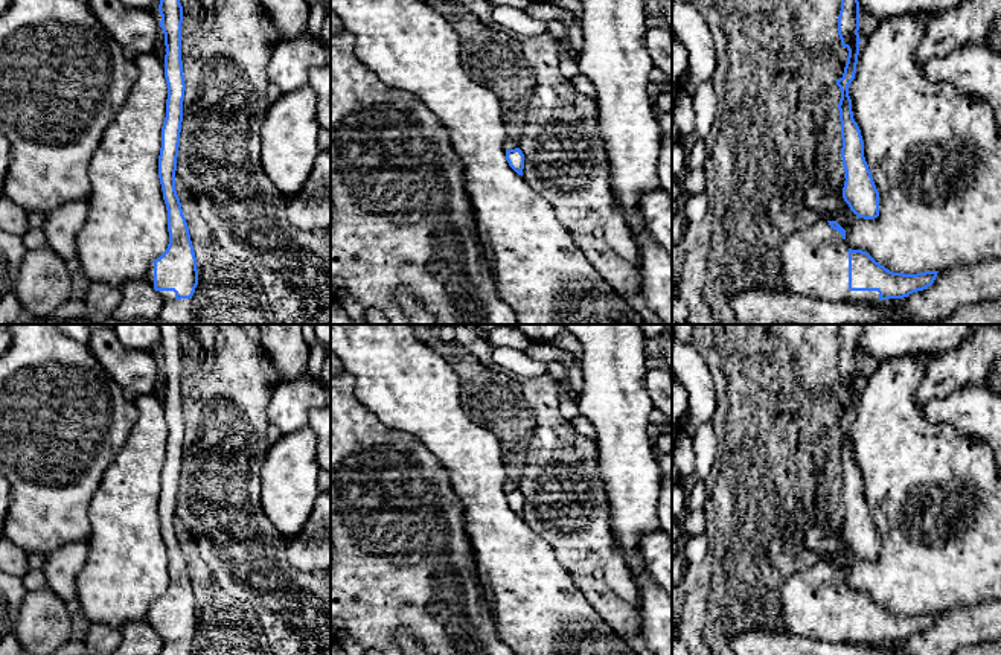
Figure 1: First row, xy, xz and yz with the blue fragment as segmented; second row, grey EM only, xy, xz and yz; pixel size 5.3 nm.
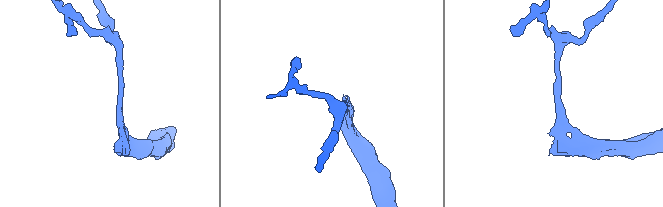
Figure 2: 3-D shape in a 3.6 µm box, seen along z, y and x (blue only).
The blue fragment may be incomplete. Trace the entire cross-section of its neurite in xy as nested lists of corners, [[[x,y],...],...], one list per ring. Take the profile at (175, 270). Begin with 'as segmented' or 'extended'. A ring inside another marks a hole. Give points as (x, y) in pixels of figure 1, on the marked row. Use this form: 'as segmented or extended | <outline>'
extended | [[[160,0],[160,27],[165,34],[165,78],[168,84],[166,117],[162,128],[158,178],[168,210],[169,244],[146,273],[148,283],[163,302],[192,299],[198,270],[189,227],[175,190],[175,171],[183,122],[184,75],[181,61],[183,6],[180,0]]]

